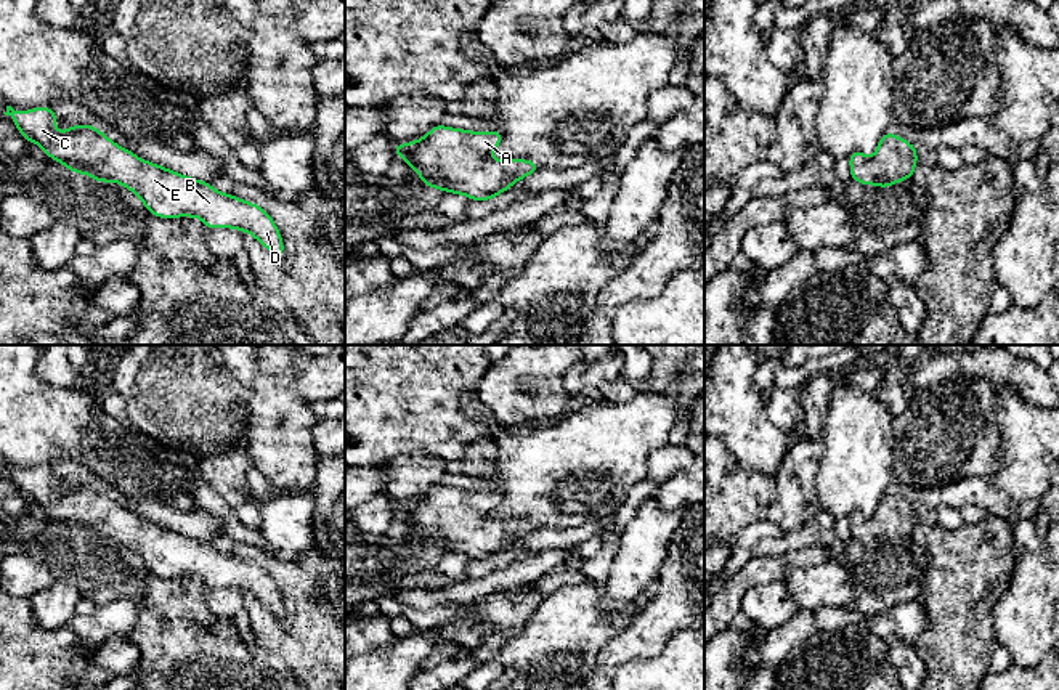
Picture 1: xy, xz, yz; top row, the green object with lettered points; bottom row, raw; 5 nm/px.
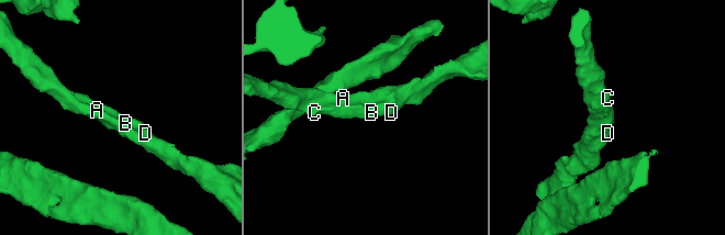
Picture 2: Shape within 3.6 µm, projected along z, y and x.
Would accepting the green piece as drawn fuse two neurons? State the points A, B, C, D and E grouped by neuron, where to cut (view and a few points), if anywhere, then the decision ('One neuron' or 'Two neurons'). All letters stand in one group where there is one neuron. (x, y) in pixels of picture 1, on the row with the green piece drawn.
Groups: A B C D E. No split. One neuron

